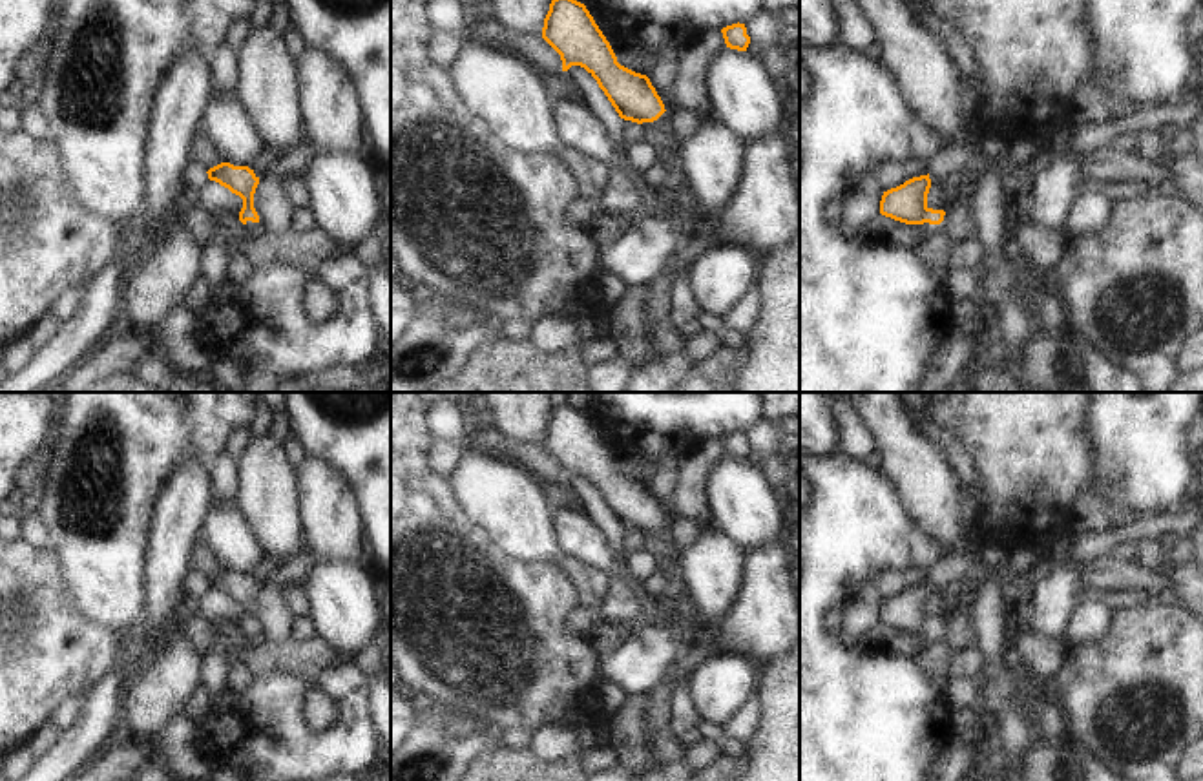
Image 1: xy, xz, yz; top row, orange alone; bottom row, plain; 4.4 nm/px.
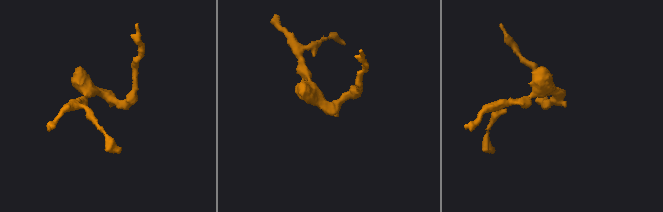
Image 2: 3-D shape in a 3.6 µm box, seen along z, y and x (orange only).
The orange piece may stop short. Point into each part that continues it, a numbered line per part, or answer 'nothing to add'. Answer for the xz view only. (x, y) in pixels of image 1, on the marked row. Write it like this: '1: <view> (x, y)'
1: xz (663, 123)

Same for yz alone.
1: yz (957, 156)

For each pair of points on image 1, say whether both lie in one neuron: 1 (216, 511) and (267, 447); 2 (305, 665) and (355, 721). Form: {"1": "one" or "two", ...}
{"1": "two", "2": "two"}

